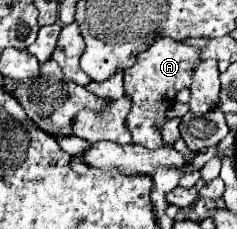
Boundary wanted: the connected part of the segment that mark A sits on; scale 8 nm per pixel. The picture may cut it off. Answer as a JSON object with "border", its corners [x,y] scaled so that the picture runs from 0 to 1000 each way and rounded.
{"border":[[[667,166],[624,218],[582,236],[565,288],[523,314],[532,410],[557,419],[557,480],[540,498],[540,559],[574,629],[616,646],[692,638],[684,594],[667,576],[667,541],[692,541],[692,489],[717,472],[717,437],[734,454],[743,402],[759,384],[802,376],[802,314],[844,271],[835,210],[793,201],[776,183],[743,183],[726,166]]]}

